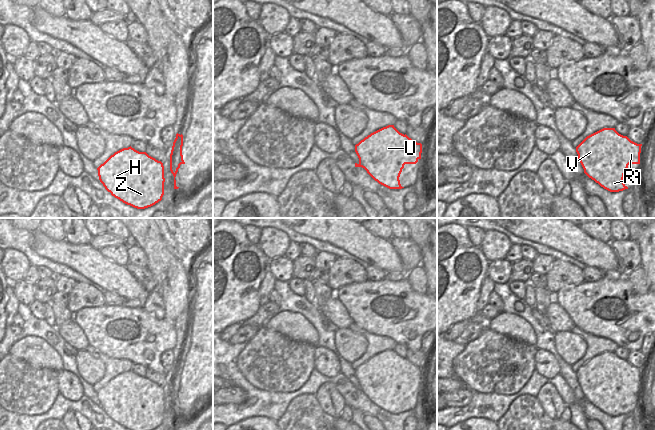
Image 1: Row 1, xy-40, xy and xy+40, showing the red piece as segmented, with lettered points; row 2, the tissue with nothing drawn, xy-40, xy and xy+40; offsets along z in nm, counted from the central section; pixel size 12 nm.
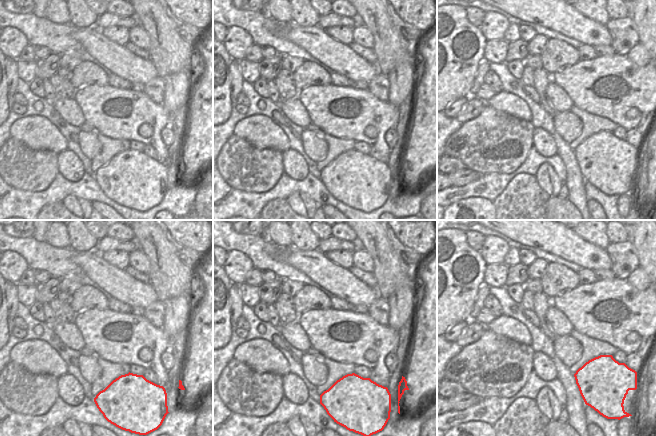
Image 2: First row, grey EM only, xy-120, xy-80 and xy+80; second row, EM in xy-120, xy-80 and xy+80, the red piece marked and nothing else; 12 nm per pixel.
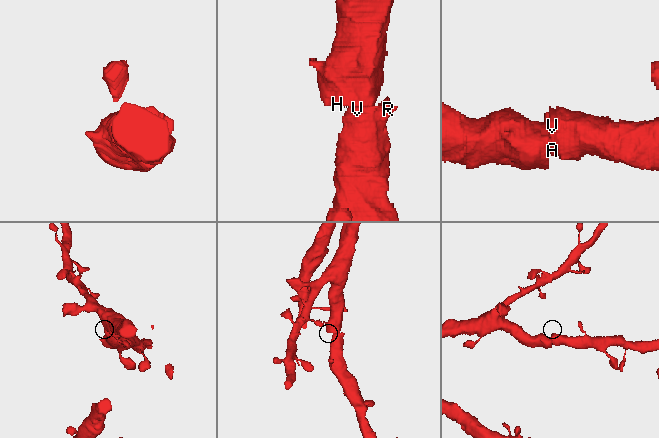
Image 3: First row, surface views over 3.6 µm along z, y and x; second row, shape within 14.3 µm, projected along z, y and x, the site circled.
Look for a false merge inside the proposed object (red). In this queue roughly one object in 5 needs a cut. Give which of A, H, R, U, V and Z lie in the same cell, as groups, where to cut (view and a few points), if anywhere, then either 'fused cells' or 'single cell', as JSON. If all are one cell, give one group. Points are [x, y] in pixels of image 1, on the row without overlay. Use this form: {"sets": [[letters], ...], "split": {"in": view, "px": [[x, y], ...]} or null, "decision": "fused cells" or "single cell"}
{"sets": [["A", "H", "R", "U", "V", "Z"]], "split": null, "decision": "single cell"}

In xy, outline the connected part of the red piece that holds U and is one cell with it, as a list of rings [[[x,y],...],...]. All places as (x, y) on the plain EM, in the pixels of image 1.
[[[388,349],[356,368],[355,376],[359,382],[359,387],[355,387],[355,391],[364,392],[375,405],[389,413],[402,413],[404,411],[399,404],[402,393],[405,388],[416,388],[421,383],[422,368],[400,357],[394,349]]]

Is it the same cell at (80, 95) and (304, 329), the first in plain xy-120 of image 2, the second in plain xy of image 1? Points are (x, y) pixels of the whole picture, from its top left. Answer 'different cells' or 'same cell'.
different cells

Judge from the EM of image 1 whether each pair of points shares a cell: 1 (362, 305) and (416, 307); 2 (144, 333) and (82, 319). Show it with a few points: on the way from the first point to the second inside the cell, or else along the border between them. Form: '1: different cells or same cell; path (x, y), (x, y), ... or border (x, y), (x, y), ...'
1: same cell; path (375, 313), (385, 319), (403, 320)
2: same cell; path (129, 341), (116, 339), (97, 323)

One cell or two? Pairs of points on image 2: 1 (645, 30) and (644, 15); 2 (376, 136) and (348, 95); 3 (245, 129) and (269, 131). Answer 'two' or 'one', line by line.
1: one
2: one
3: one

